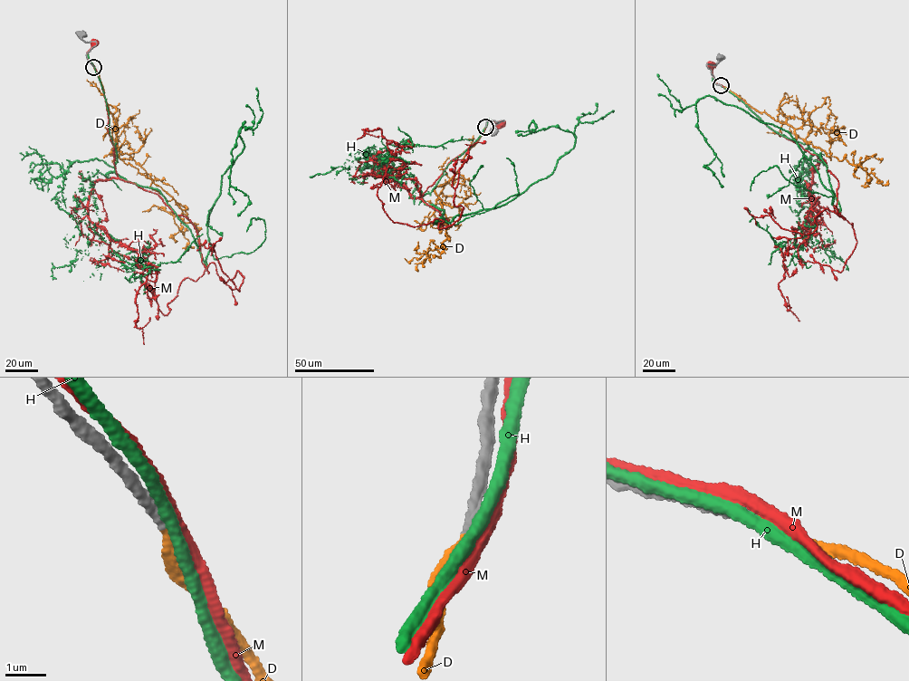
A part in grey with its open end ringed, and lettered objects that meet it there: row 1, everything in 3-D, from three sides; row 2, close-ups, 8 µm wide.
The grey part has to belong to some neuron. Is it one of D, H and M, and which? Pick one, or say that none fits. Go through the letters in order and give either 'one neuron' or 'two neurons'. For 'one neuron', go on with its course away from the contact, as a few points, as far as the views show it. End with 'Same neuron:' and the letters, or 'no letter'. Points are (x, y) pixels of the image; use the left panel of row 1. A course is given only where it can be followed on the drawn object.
D: one neuron; course (93, 67), (118, 125), (114, 152), (186, 210), (189, 222), (174, 220), (188, 242), (185, 247)
H: two neurons
M: two neurons
Same neuron: D

